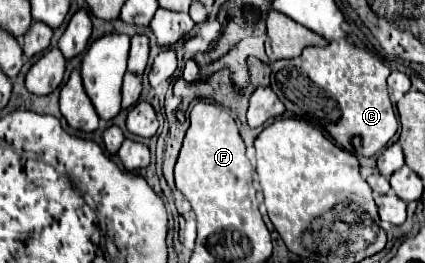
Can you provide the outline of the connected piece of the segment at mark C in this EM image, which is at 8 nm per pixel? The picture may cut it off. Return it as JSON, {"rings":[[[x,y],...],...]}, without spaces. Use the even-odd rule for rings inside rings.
{"rings":[[[339,39],[327,47],[305,47],[295,59],[271,63],[271,89],[293,117],[325,129],[349,153],[373,157],[385,149],[399,127],[385,83],[389,73],[389,67],[379,57]]]}

